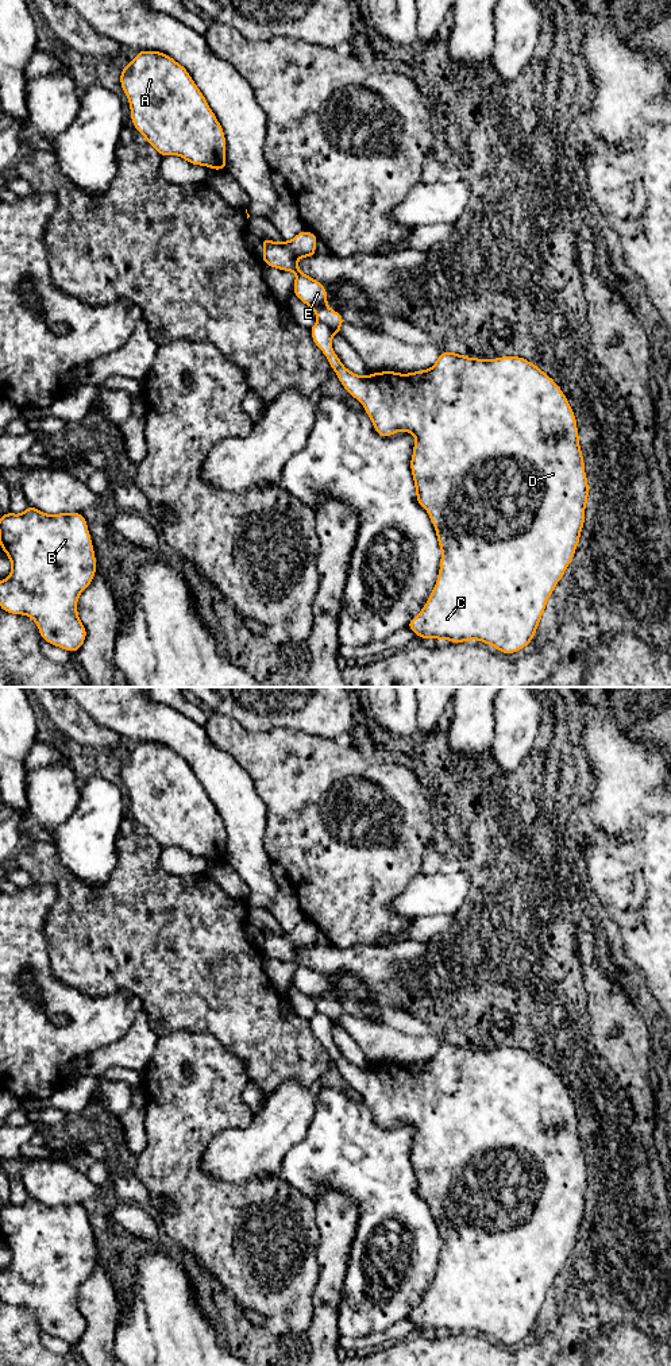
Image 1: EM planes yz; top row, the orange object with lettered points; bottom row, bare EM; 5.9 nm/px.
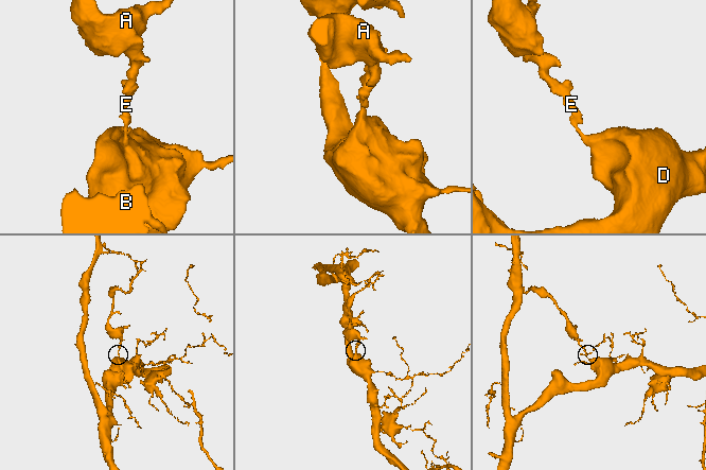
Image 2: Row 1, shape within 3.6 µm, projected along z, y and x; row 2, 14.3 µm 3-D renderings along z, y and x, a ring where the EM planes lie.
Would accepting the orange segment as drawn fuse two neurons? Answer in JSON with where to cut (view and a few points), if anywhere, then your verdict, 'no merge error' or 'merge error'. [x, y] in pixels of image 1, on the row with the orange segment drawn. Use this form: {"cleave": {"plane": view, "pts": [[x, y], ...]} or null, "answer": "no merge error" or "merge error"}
{"cleave": {"plane": "yz", "pts": [[317, 320], [323, 321], [332, 334]]}, "answer": "merge error"}

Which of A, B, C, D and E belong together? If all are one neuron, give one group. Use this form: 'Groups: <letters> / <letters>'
Groups: A E / B C D

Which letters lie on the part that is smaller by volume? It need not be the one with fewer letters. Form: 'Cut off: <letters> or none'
Cut off: A, E

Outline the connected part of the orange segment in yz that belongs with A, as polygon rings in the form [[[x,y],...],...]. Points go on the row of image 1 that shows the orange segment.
[[[140,50],[122,67],[120,85],[130,101],[134,127],[161,157],[178,155],[192,165],[225,169],[224,131],[182,65],[162,51]]]

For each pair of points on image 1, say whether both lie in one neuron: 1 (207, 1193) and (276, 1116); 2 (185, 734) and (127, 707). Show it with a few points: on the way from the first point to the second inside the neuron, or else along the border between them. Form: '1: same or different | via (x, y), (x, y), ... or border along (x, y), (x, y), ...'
1: different | border along (203, 1152), (201, 1168), (215, 1177), (253, 1179)
2: same | via (170, 726), (142, 718)

